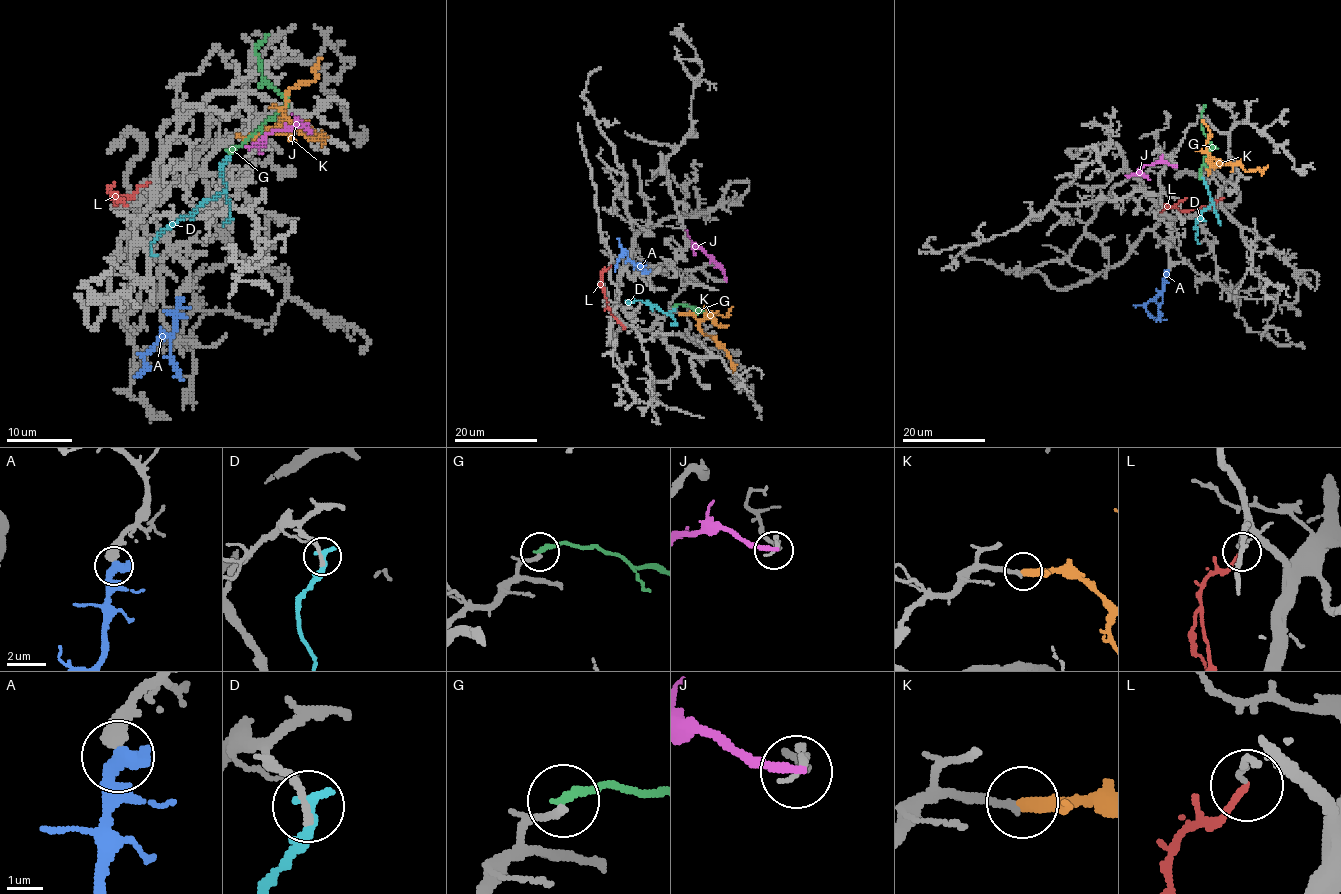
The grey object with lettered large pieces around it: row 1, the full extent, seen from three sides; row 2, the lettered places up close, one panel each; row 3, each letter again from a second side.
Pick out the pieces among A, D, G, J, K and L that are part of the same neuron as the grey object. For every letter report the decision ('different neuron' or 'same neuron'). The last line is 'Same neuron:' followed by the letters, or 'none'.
A: same neuron
D: different neuron
G: different neuron
J: different neuron
K: same neuron
L: different neuron
Same neuron: A, K

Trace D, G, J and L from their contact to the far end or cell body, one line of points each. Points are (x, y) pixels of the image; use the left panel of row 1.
D: (228, 150), (220, 170), (225, 188), (205, 200), (195, 211), (172, 223), (149, 244), (151, 252), (156, 256)
G: (228, 150), (240, 147), (286, 103), (286, 98), (269, 85), (259, 70), (256, 47), (268, 34)
J: (310, 132), (304, 124), (286, 126), (271, 131), (258, 144), (246, 147)
L: (126, 206), (113, 198), (117, 203), (149, 182)

